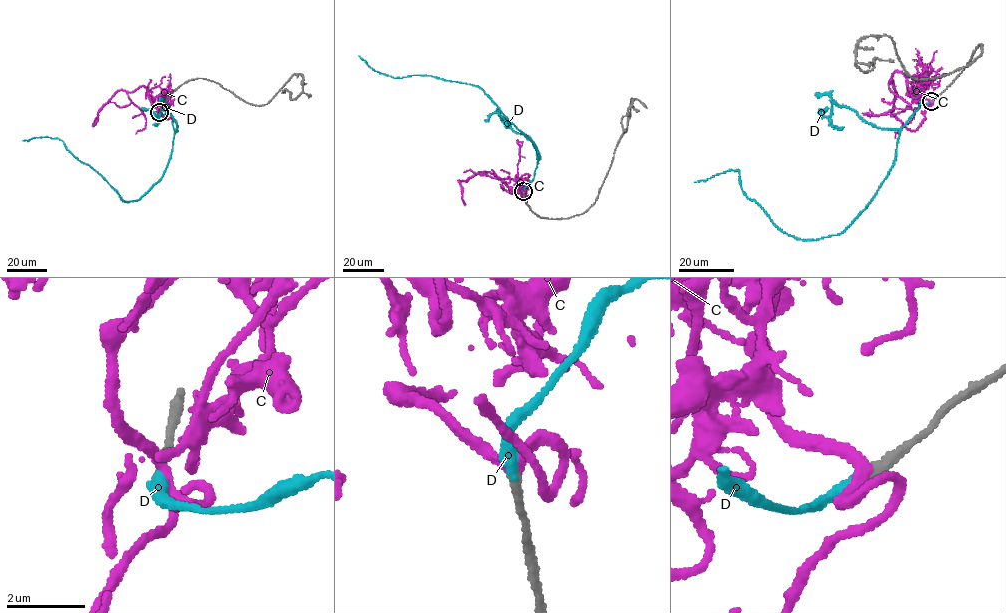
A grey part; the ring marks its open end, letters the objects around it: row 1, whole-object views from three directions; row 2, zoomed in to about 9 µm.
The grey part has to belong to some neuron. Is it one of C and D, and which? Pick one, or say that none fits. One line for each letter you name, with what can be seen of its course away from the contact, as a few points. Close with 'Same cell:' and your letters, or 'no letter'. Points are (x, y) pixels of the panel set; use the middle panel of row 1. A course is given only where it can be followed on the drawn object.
D: course (523, 191), (533, 179), (538, 151), (483, 90), (430, 75), (392, 77), (375, 71), (358, 56)
Same cell: D

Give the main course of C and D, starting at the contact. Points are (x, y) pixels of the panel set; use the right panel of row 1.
C: (931, 101), (917, 90), (913, 98), (906, 76), (894, 73), (892, 114), (911, 130), (925, 117)
D: (931, 101), (921, 101), (901, 129), (886, 177), (839, 233), (786, 234), (744, 194), (739, 170), (694, 182)

